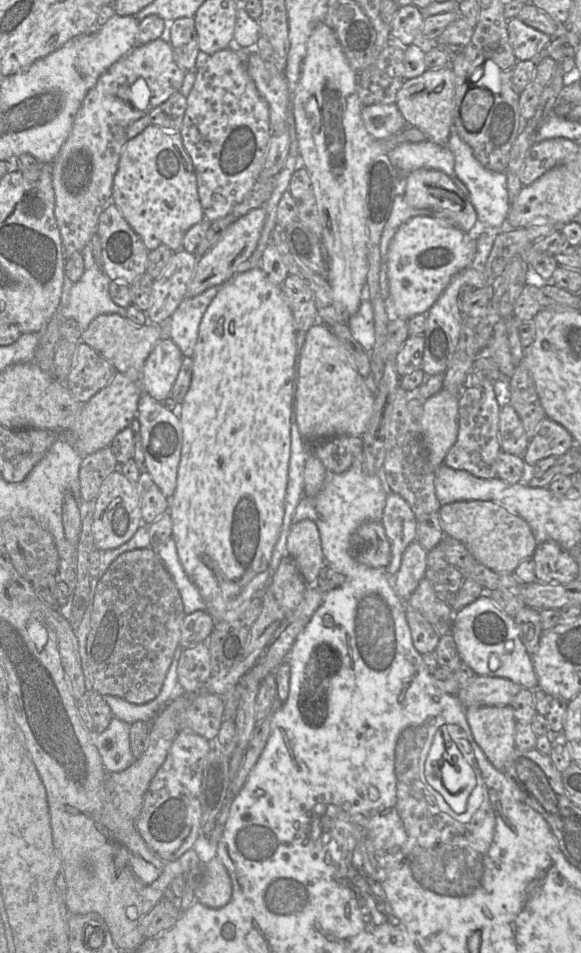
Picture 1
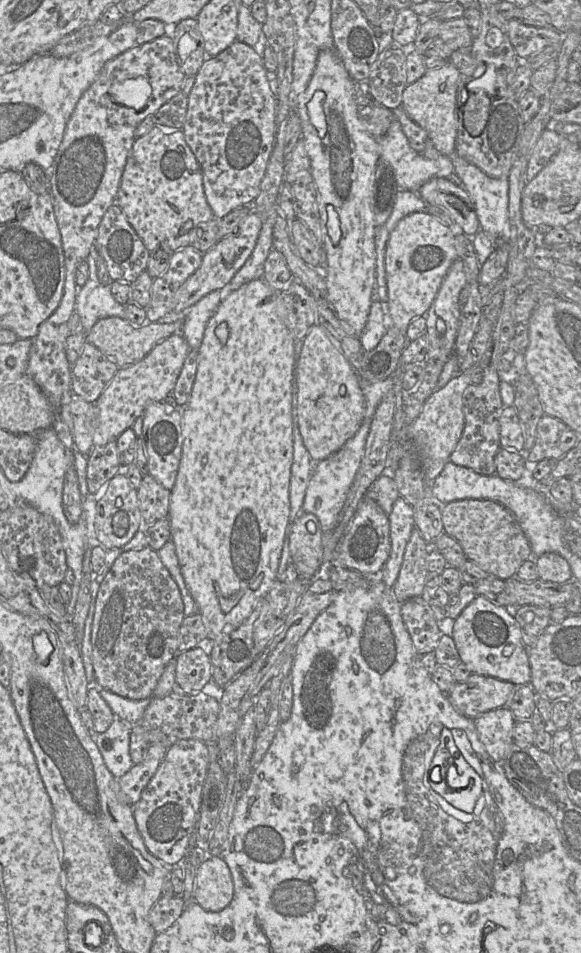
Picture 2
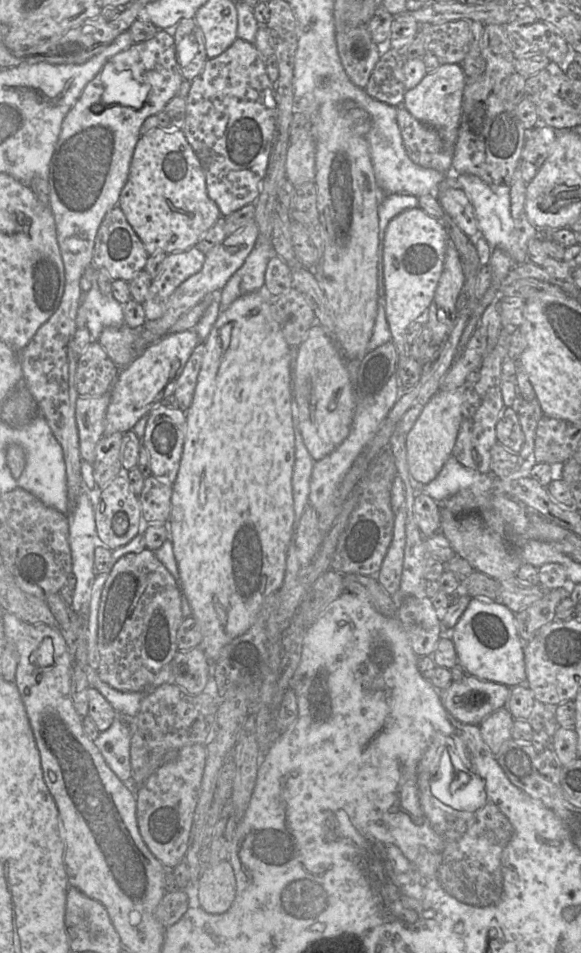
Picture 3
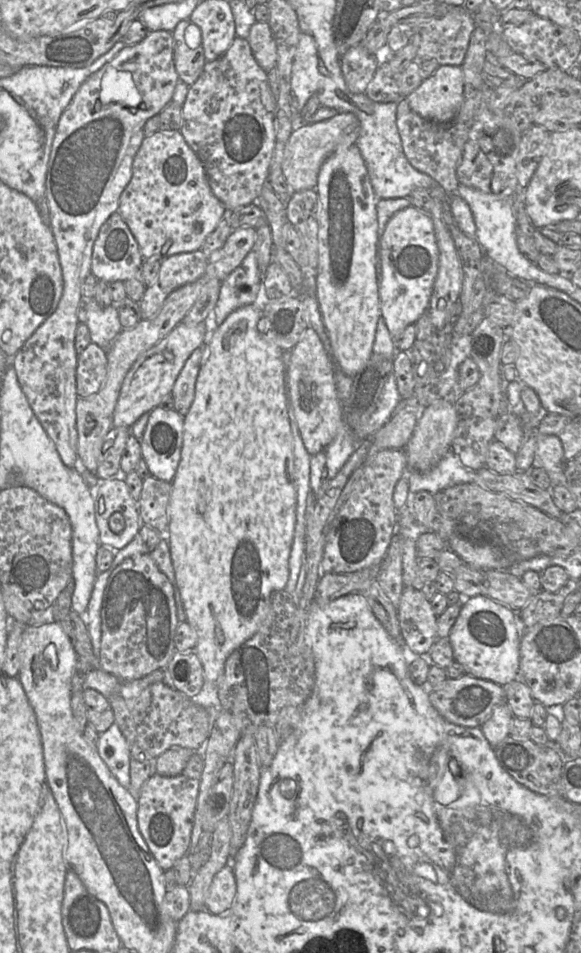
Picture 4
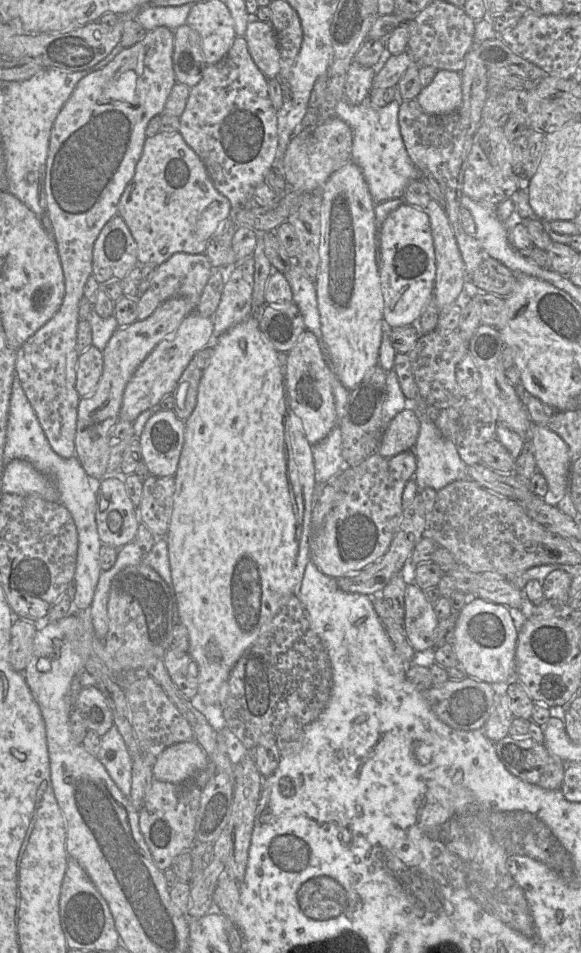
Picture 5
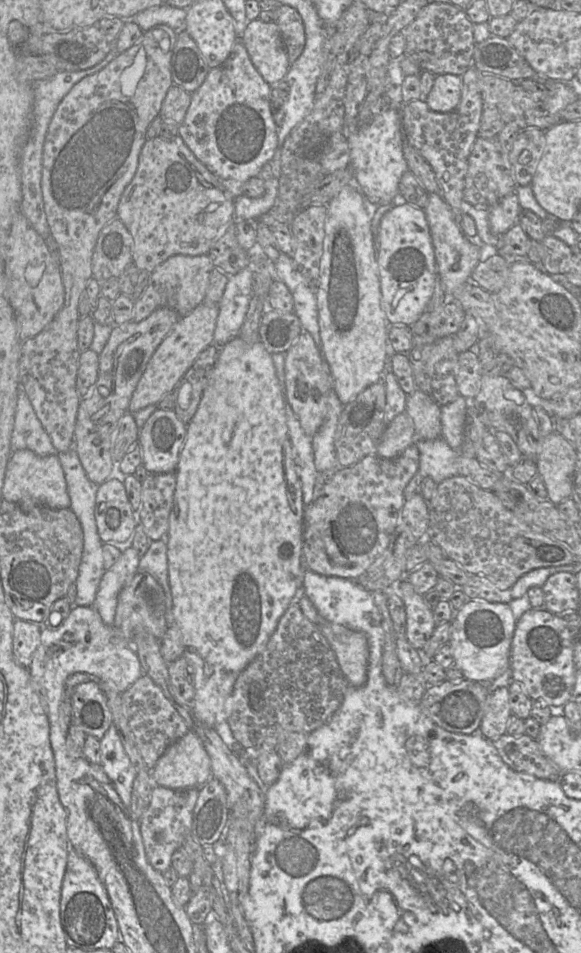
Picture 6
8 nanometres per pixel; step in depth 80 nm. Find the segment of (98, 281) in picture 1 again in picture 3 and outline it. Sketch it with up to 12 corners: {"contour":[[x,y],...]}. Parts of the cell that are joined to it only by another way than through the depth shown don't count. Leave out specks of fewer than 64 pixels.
{"contour":[[97,269],[81,304],[91,342],[125,324],[123,305],[104,296]]}

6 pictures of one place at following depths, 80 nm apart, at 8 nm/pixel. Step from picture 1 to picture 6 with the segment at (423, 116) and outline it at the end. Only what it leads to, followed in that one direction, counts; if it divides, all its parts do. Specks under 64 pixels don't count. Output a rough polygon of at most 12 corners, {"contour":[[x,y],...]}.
{"contour":[[441,74],[425,98],[431,110],[457,107],[461,76]]}

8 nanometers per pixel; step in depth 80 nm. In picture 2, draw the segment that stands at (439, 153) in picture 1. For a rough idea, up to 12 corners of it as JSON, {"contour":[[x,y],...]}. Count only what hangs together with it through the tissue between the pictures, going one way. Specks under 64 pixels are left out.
{"contour":[[397,119],[377,139],[397,191],[454,173],[449,156],[413,150]]}

